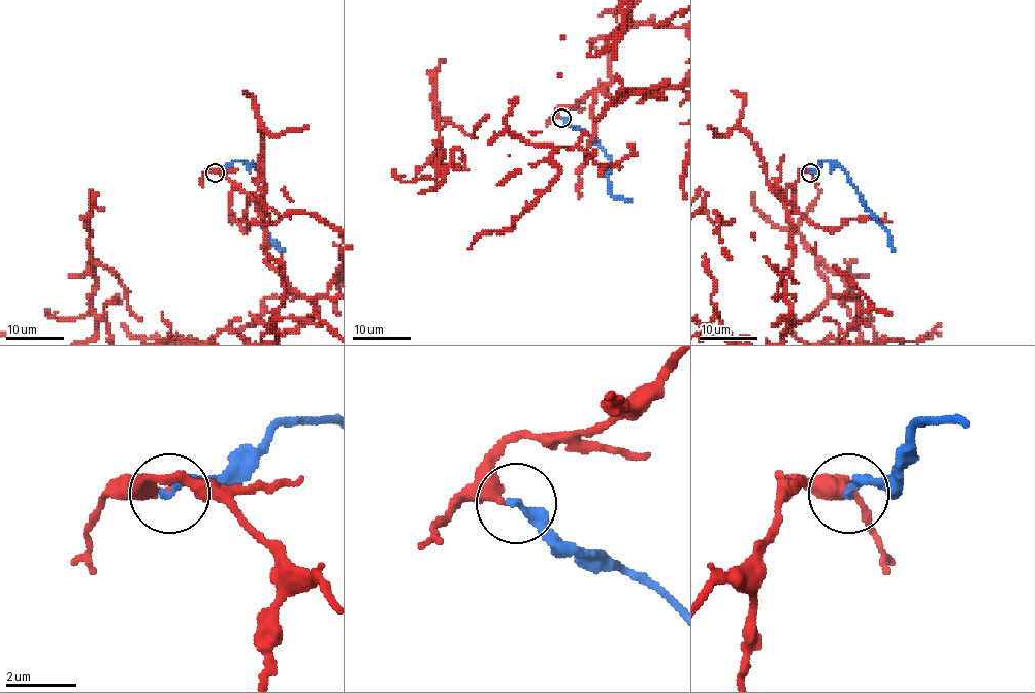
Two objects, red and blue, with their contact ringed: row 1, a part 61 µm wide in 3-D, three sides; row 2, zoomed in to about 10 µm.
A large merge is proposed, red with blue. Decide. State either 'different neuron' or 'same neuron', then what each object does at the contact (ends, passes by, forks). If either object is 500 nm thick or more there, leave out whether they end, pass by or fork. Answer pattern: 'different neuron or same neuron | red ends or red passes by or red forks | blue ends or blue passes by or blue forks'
same neuron | red ends | blue ends

